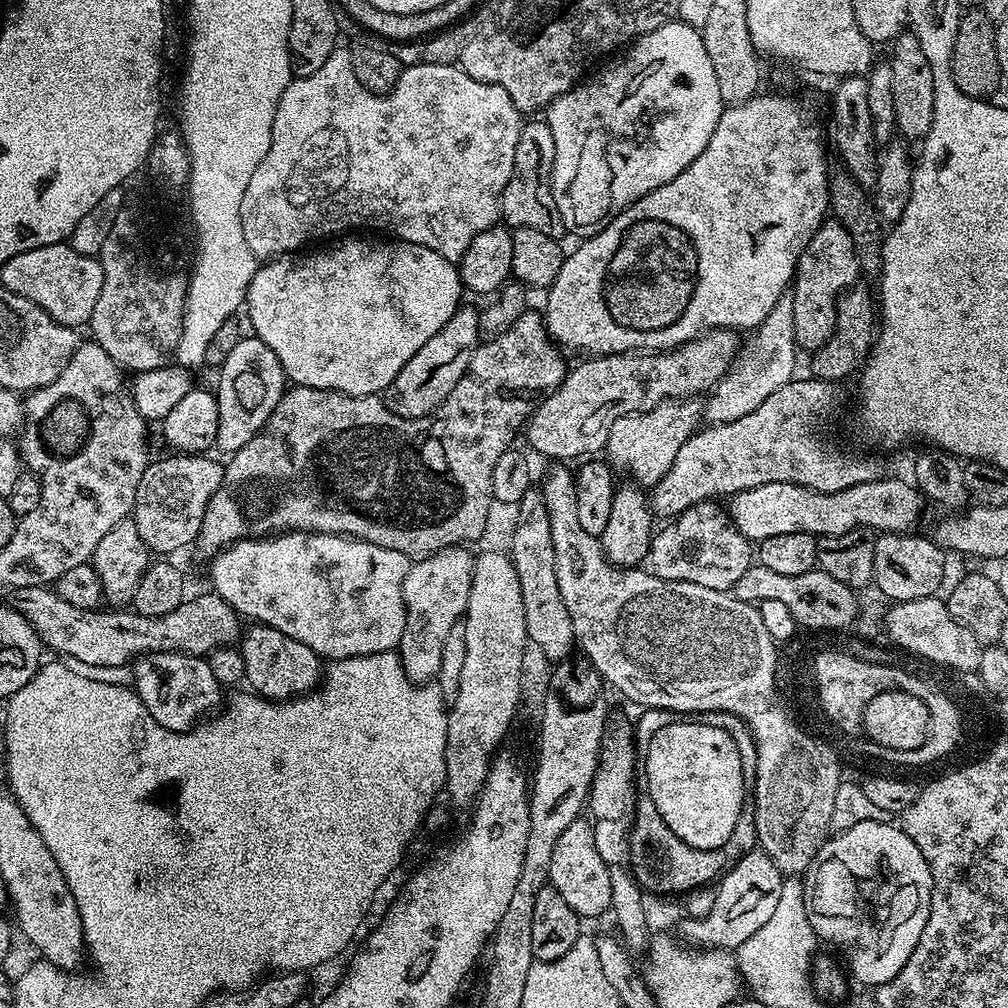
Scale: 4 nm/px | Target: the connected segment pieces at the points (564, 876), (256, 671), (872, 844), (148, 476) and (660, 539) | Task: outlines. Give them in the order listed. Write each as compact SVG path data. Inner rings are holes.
M581 818L570 822L566 831L558 837L554 845L554 855L550 857L550 874L548 884L566 898L570 910L574 910L582 918L600 916L612 907L610 884L614 881L613 869L602 862L602 854L598 854L598 846L594 846L594 830L587 819Z
M252 622L243 629L238 647L244 659L244 674L251 691L270 700L287 700L313 691L322 679L322 660L310 646L274 630L274 626Z
M857 819L845 832L829 835L803 881L806 910L817 937L837 944L848 959L847 971L871 986L884 984L900 973L906 958L918 946L918 938L922 938L932 897L932 871L926 858L922 858L918 846L910 842L903 828L895 823L883 824L882 820Z
M172 455L165 460L153 459L146 474L142 474L142 482L138 482L134 519L138 534L142 534L142 540L153 553L176 552L195 541L208 503L224 477L224 464L207 460L207 455Z
M715 499L702 500L675 517L652 538L646 568L660 579L674 582L694 582L710 590L727 592L735 589L738 578L754 563L754 548L732 523L725 505Z

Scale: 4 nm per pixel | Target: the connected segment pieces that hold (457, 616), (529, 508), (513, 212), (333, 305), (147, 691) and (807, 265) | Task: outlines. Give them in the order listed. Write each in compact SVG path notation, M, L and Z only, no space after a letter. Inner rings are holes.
M453 546L435 552L432 556L417 559L406 574L406 626L400 639L398 655L413 682L431 681L428 679L431 676L433 679L439 673L446 637L455 624L461 623L464 613L468 611L474 556L466 549L464 546Z
M530 490L520 499L514 534L510 538L511 548L510 559L518 574L529 641L533 645L537 644L541 654L551 662L569 659L573 655L572 647L573 650L577 647L577 636L570 613L558 590L553 539L550 538L550 518L543 501L543 491Z
M532 118L520 129L518 146L514 150L514 166L510 178L500 195L500 214L509 229L529 228L542 230L550 238L560 240L566 229L562 214L558 214L558 202L552 193L552 167L554 166L554 134L547 119ZM540 119L540 120L536 120Z
M380 238L380 241L344 240L341 244L326 249L325 252L312 252L309 256L300 255L304 254L281 254L257 267L254 278L248 287L246 297L248 316L246 315L246 320L251 331L252 328L256 331L253 332L255 339L261 340L263 344L270 346L270 350L274 350L278 362L284 368L285 377L293 385L301 388L329 388L351 396L374 396L383 393L383 388L391 389L398 370L402 370L402 366L406 366L406 362L410 362L410 358L414 358L414 354L418 350L422 350L422 346L426 346L426 342L430 342L430 338L434 338L434 334L438 334L438 330L442 330L442 326L446 326L446 322L450 322L450 318L462 304L459 267L444 257L442 253L430 250L421 244L409 244L407 240L395 238Z
M149 652L139 657L131 669L136 695L146 710L150 710L154 722L171 732L186 732L196 727L213 711L211 708L216 703L221 703L222 686L214 674L210 674L205 657L192 656L188 652Z
M832 218L820 225L820 229L810 238L796 264L794 283L790 288L794 306L794 330L796 343L801 349L823 348L836 331L836 303L840 294L857 279L858 261L856 243L847 228L839 220Z

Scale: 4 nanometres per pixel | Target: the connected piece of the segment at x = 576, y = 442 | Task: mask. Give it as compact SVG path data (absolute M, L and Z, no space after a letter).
M712 328L667 352L633 350L585 359L585 364L573 372L571 369L558 387L535 405L526 421L529 446L564 462L570 462L574 456L592 458L603 453L610 426L618 418L649 412L666 400L696 398L701 395L699 392L715 388L742 347L742 340L736 336L739 335L731 328Z

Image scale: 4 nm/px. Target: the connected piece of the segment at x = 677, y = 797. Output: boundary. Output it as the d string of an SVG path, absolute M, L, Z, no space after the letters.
M699 722L668 724L665 728L658 729L648 744L648 753L645 756L643 753L642 776L643 779L644 776L648 779L646 790L650 798L654 798L654 806L658 806L658 814L662 814L666 826L674 830L674 834L682 838L682 842L698 850L723 849L738 823L744 794L742 758L738 758L734 738L730 738L726 730L718 730L718 726Z

